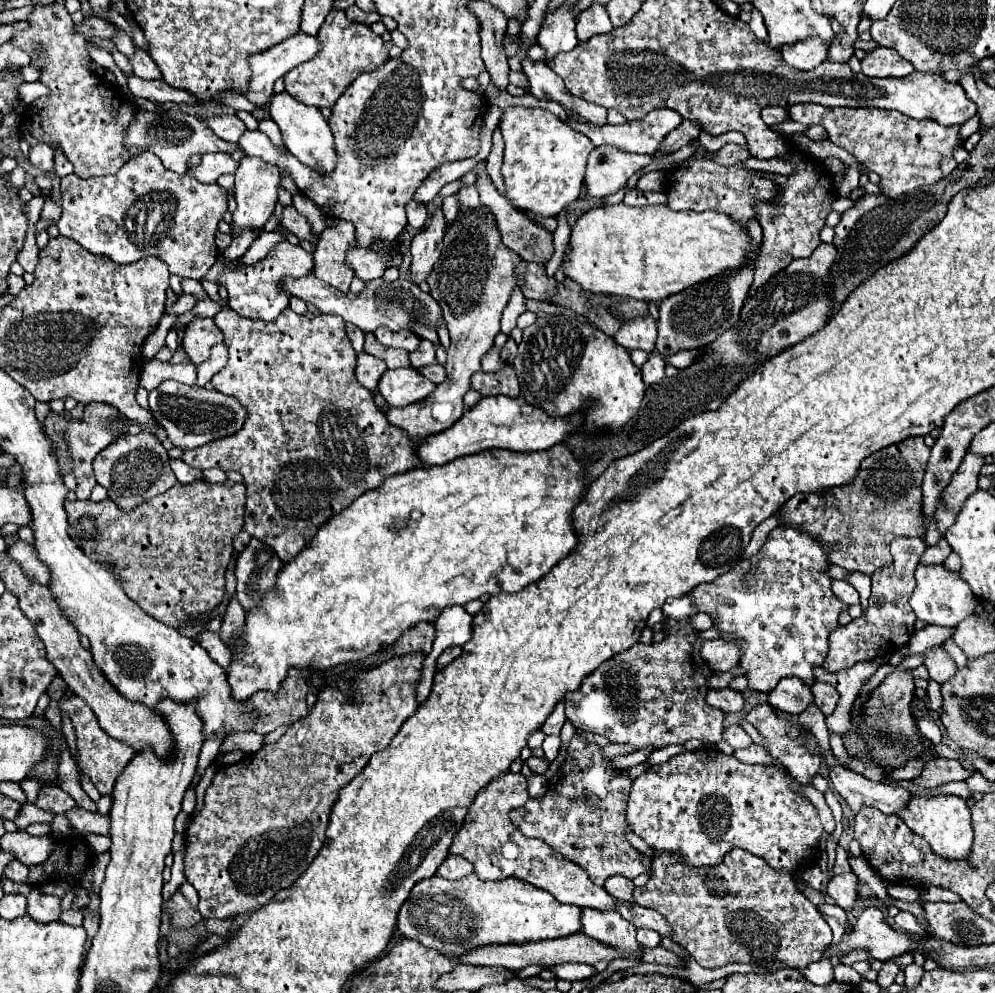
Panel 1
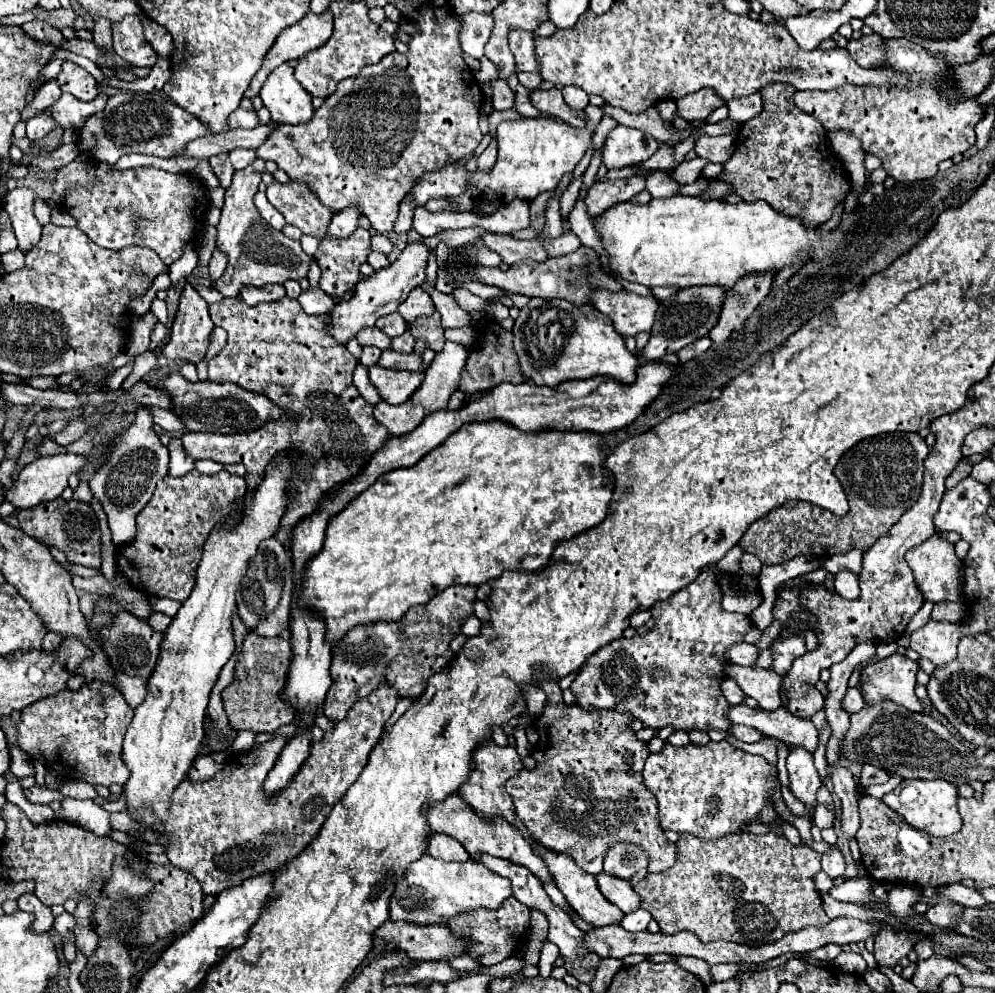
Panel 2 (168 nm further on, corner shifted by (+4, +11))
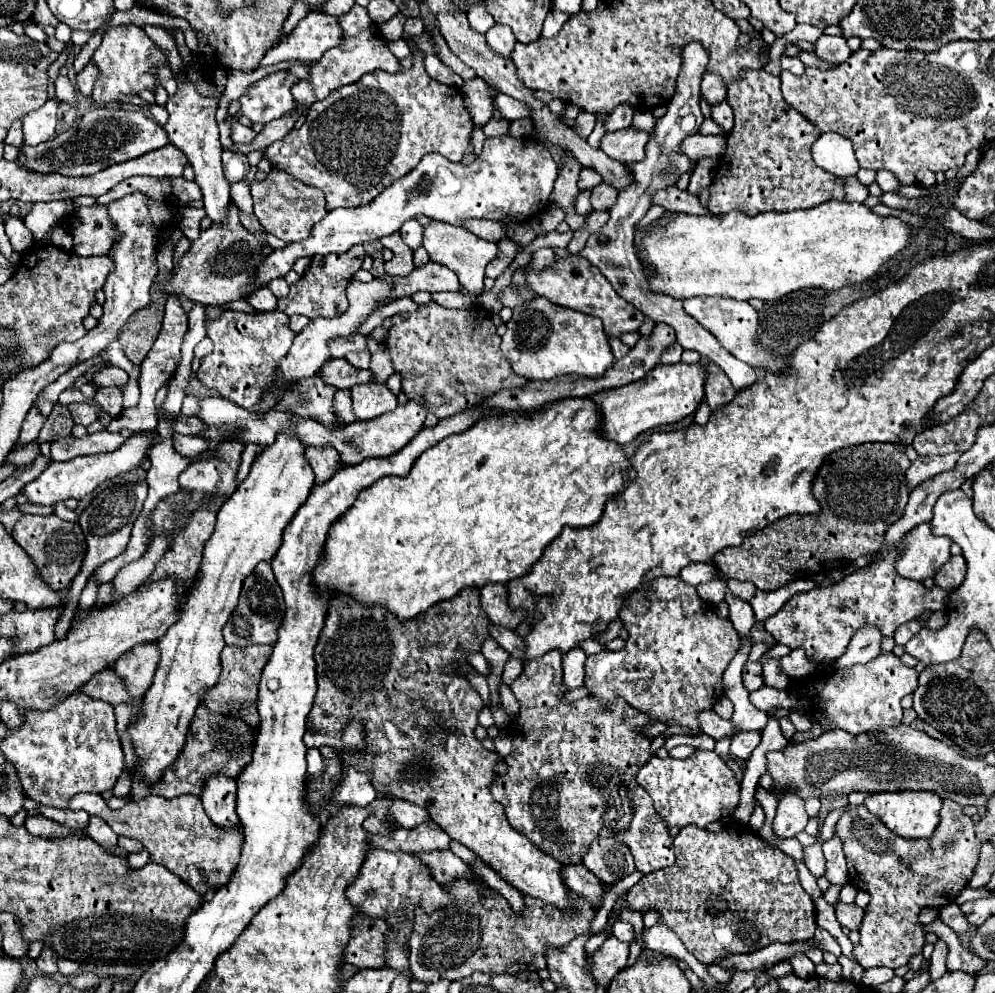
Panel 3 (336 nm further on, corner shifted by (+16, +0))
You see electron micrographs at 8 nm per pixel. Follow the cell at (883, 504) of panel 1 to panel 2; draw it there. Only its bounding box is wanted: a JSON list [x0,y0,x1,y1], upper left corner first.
[738,432,930,564]

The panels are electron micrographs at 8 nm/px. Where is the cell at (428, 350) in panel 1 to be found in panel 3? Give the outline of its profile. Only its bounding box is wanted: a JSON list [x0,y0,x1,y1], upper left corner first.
[370,345,394,383]

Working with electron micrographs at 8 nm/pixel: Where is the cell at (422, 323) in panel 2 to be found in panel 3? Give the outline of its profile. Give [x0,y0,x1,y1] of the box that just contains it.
[386,301,526,419]

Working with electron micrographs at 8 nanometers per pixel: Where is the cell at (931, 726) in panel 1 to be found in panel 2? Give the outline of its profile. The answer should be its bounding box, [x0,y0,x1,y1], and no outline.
[860,654,922,712]

